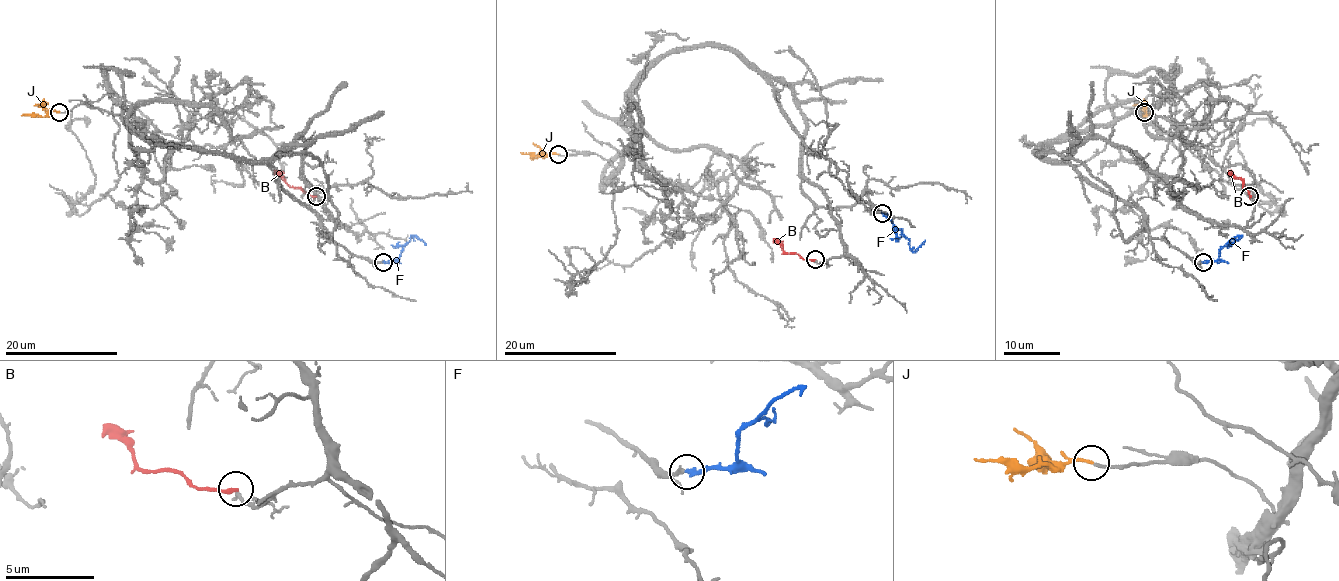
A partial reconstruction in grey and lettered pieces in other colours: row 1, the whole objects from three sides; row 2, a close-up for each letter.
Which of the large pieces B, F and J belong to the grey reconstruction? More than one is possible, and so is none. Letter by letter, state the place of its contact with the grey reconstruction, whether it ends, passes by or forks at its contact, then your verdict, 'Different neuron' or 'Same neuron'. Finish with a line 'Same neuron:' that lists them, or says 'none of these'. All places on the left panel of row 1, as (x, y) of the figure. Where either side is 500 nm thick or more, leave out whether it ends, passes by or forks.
B: Touches grey at (316, 196). It ends there. Different neuron
F: Touches grey at (383, 262). It ends there. Same neuron
J: Touches grey at (59, 112). It ends there. Same neuron
Same neuron: F, J

